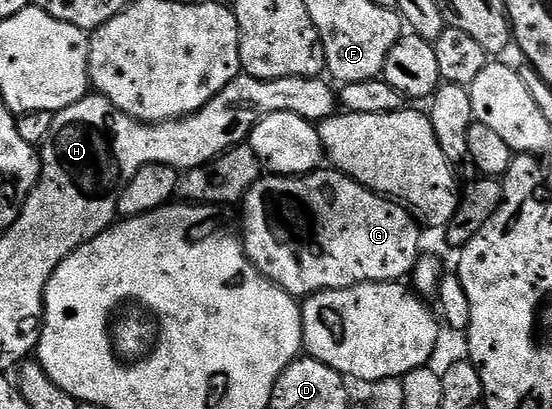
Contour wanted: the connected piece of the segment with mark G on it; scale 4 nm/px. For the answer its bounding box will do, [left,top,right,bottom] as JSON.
[240,171,423,298]

